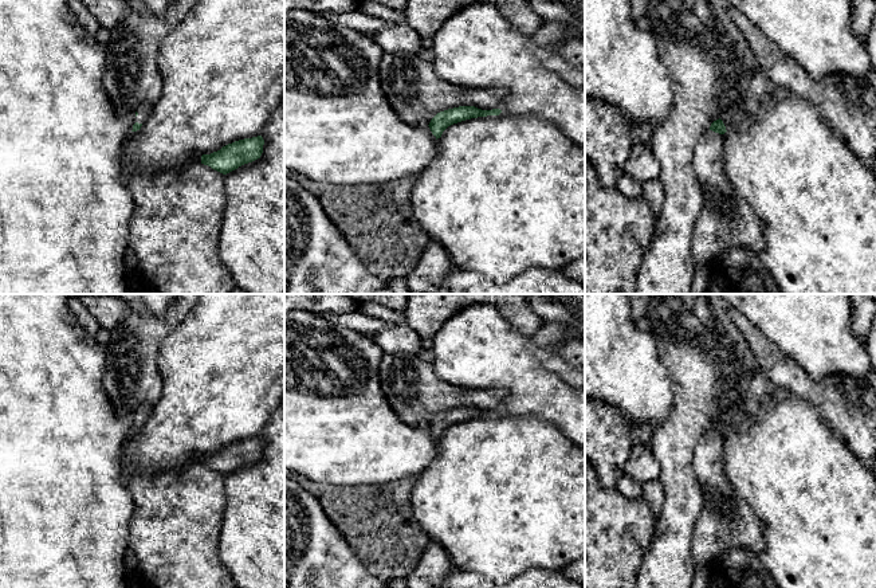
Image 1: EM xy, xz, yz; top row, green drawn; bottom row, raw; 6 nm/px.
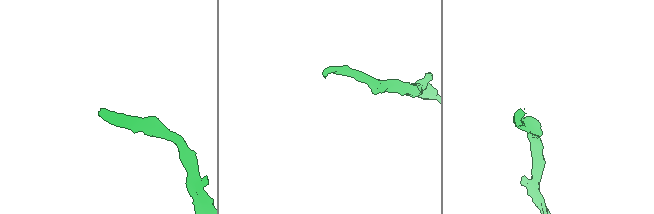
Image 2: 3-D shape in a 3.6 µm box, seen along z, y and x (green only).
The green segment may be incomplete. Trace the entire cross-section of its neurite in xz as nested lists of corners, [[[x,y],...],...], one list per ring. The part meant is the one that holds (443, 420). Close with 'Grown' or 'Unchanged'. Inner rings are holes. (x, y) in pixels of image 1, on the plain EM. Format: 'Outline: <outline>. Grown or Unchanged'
Outline: [[[459,407],[437,413],[428,427],[437,440],[441,438],[443,432],[453,424],[478,418],[499,416],[500,413],[500,409],[482,411],[475,407]]]. Unchanged

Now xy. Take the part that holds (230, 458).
Outline: [[[262,436],[244,439],[223,447],[220,451],[201,456],[201,464],[227,475],[239,467],[260,459],[264,440]]]. Unchanged

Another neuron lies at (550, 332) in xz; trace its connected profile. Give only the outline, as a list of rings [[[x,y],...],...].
[[[545,322],[545,325],[533,336],[533,341],[539,348],[546,348],[563,334],[562,322]]]

